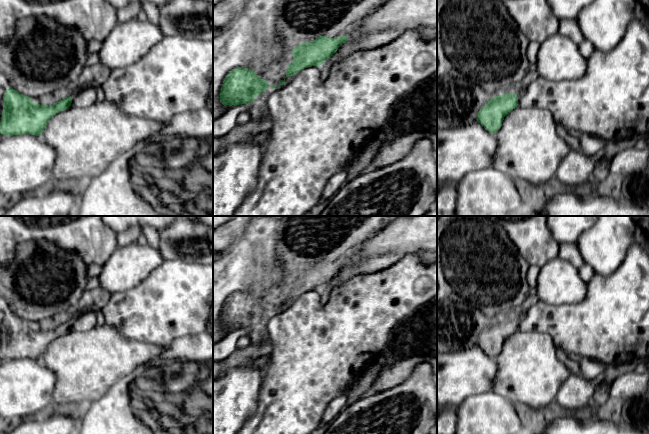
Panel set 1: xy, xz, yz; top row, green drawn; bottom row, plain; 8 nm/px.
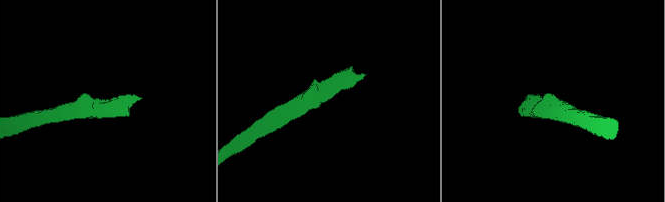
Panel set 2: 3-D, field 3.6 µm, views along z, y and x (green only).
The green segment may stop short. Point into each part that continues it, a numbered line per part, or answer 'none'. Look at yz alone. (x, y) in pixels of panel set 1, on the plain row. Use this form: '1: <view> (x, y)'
1: yz (459, 323)

